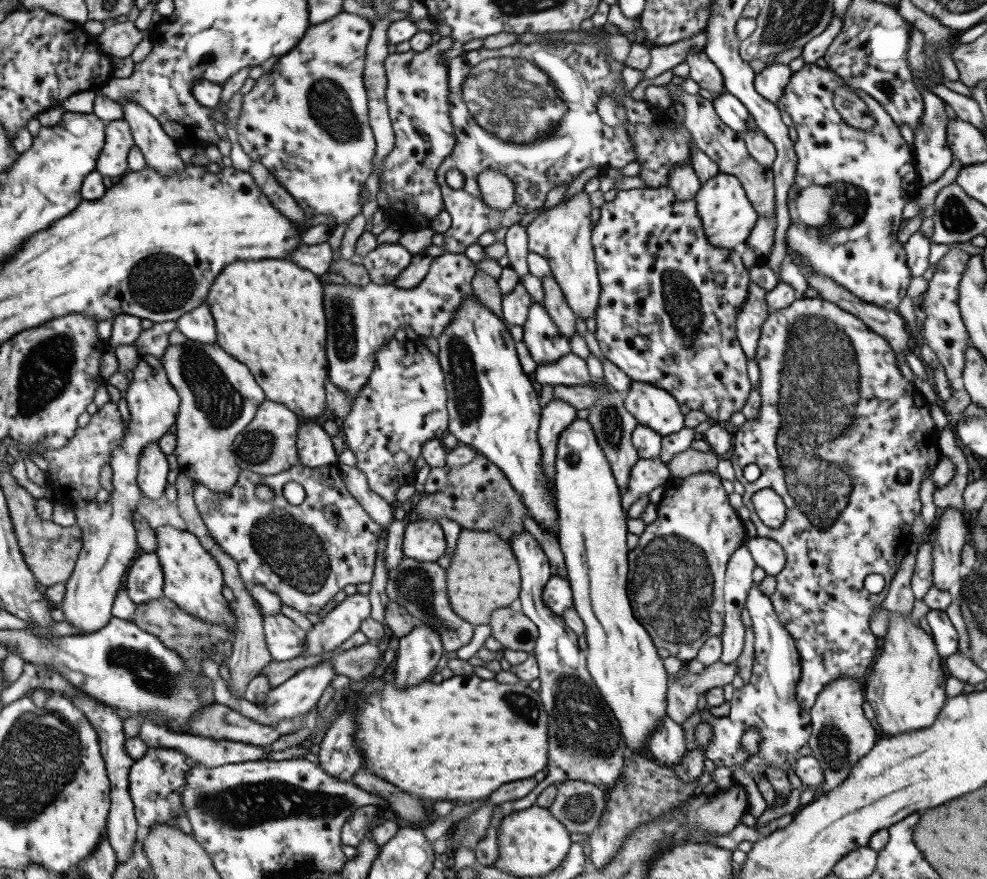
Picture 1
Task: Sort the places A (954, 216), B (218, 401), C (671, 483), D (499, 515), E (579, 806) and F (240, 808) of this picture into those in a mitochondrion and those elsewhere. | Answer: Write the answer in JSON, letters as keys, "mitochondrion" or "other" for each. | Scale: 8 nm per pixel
{"A":"mitochondrion","B":"mitochondrion","C":"other","D":"mitochondrion","E":"mitochondrion","F":"mitochondrion"}

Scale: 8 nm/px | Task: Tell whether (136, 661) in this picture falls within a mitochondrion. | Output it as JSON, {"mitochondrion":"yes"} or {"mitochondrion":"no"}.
{"mitochondrion":"yes"}

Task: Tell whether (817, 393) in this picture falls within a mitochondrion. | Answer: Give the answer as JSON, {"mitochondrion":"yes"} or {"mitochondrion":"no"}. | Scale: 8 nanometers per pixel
{"mitochondrion":"yes"}

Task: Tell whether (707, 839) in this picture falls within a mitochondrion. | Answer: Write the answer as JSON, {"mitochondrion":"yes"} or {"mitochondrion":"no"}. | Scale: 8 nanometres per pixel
{"mitochondrion":"no"}

